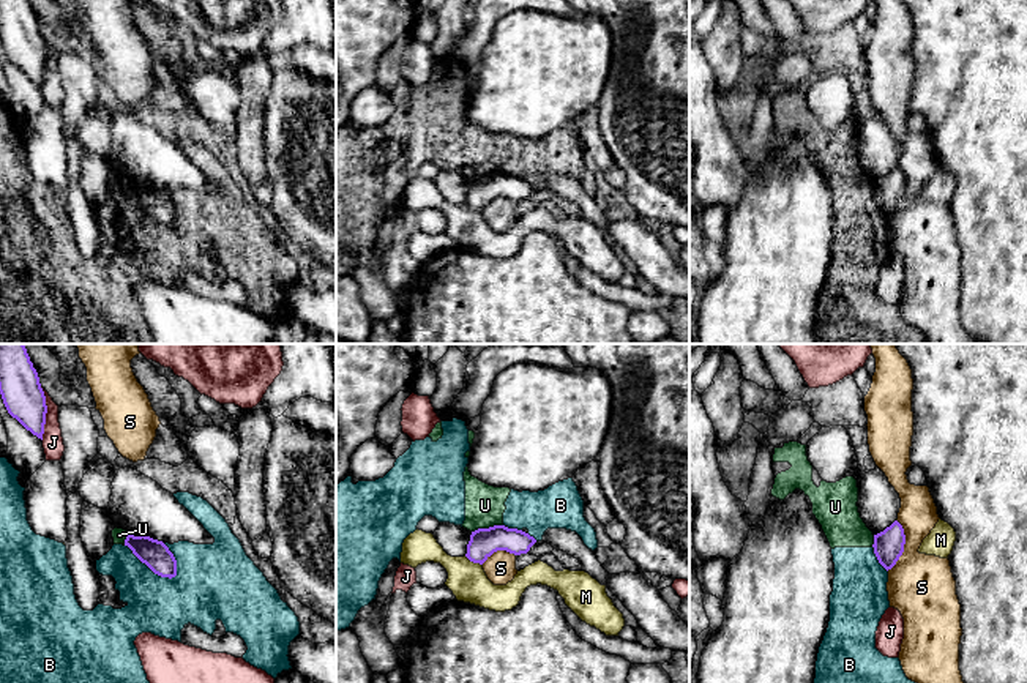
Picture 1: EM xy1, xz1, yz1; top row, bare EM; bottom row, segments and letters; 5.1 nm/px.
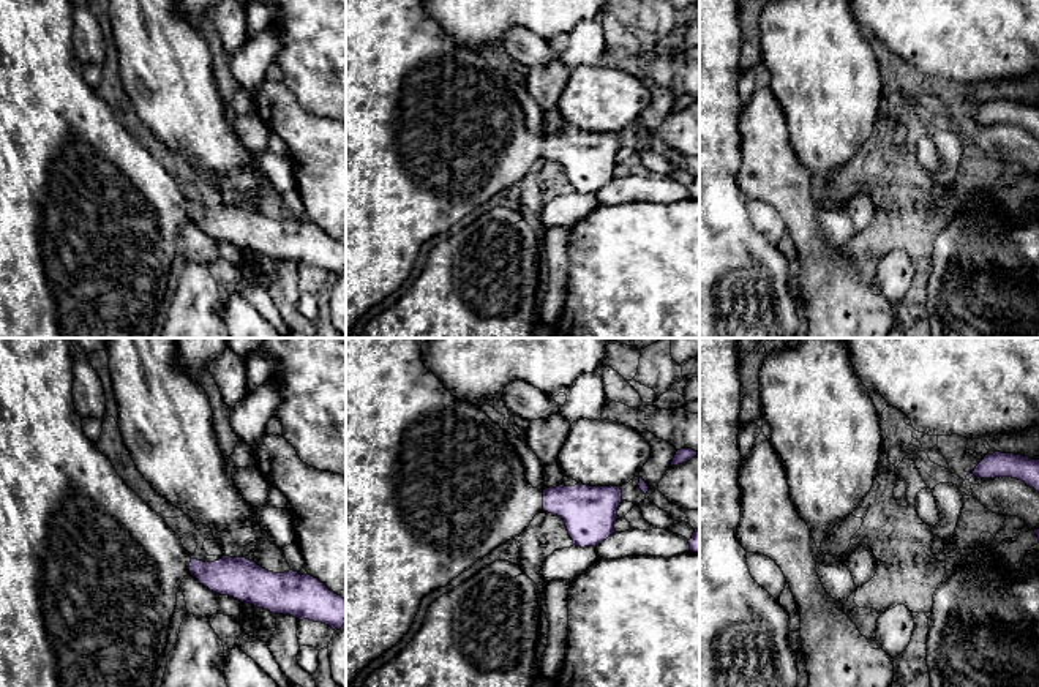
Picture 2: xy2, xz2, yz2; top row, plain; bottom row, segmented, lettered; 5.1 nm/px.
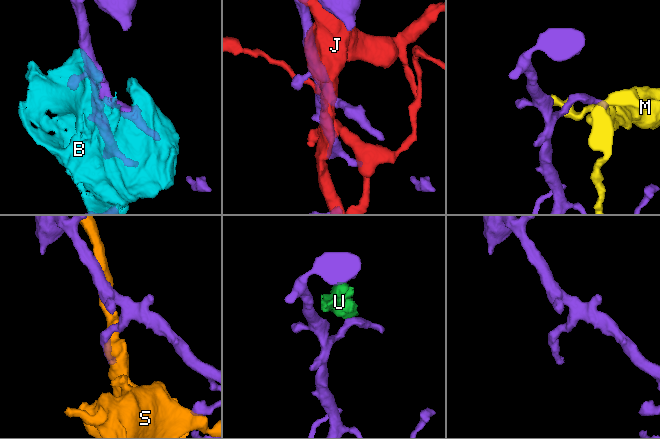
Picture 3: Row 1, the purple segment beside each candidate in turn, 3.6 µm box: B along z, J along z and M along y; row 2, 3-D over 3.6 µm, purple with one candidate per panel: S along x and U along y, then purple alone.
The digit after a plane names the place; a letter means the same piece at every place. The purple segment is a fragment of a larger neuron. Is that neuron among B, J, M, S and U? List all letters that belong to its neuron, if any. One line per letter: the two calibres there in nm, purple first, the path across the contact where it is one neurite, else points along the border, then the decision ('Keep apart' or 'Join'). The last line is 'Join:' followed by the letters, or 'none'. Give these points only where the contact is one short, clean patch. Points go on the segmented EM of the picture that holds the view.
B: Thickness 150 nm (purple) against 300 nm. Keep apart
J: Thickness 200 nm (purple) against 110 nm. Keep apart
M: Thickness 150 nm (purple) against 200 nm. Keep apart
S: Thickness 160 nm (purple) against 340 nm. Keep apart
U: Thickness 150 nm (purple) against 200 nm. Boundary: xz1 (500, 524), (478, 527), (472, 532). Keep apart
Join: none

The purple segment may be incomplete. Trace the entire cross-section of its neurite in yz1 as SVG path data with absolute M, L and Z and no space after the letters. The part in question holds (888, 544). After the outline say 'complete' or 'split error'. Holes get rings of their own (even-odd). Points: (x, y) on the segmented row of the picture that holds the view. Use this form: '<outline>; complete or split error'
M894 521L883 532L874 535L874 554L879 563L888 571L904 552L906 535L902 525Z; complete

